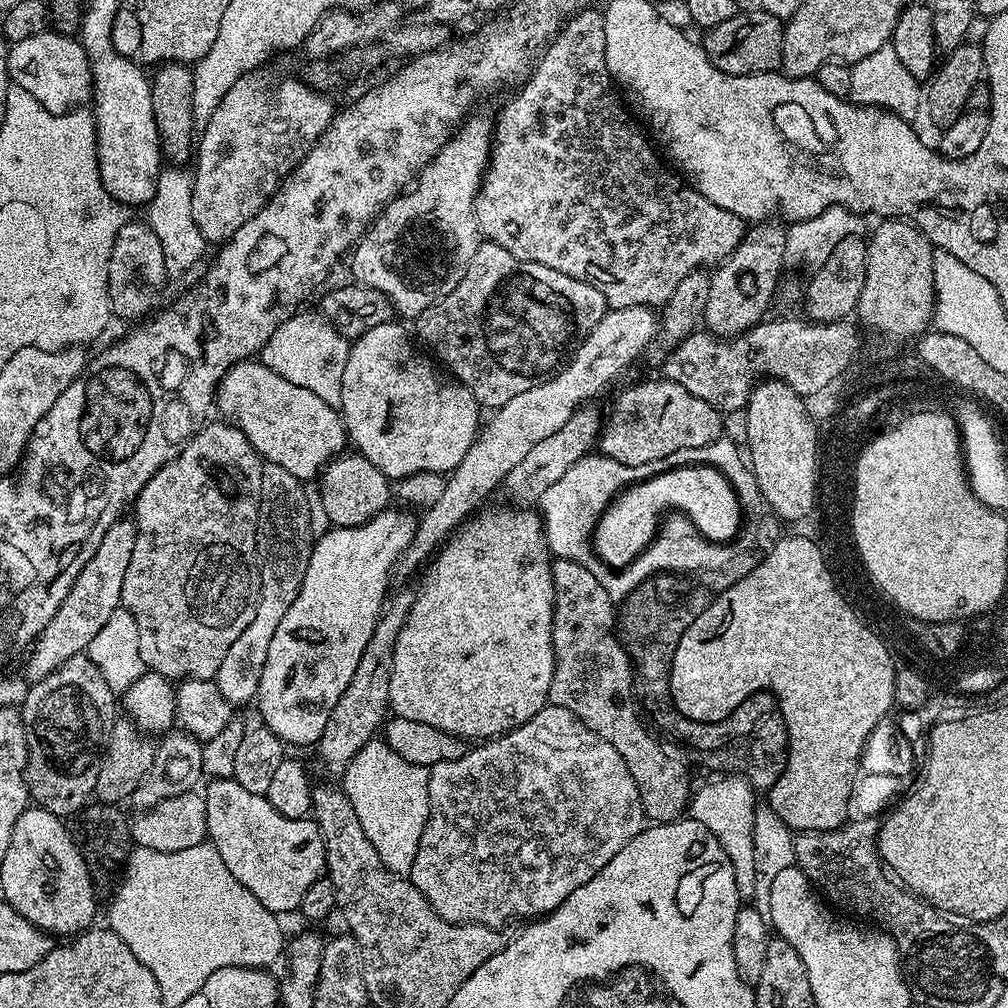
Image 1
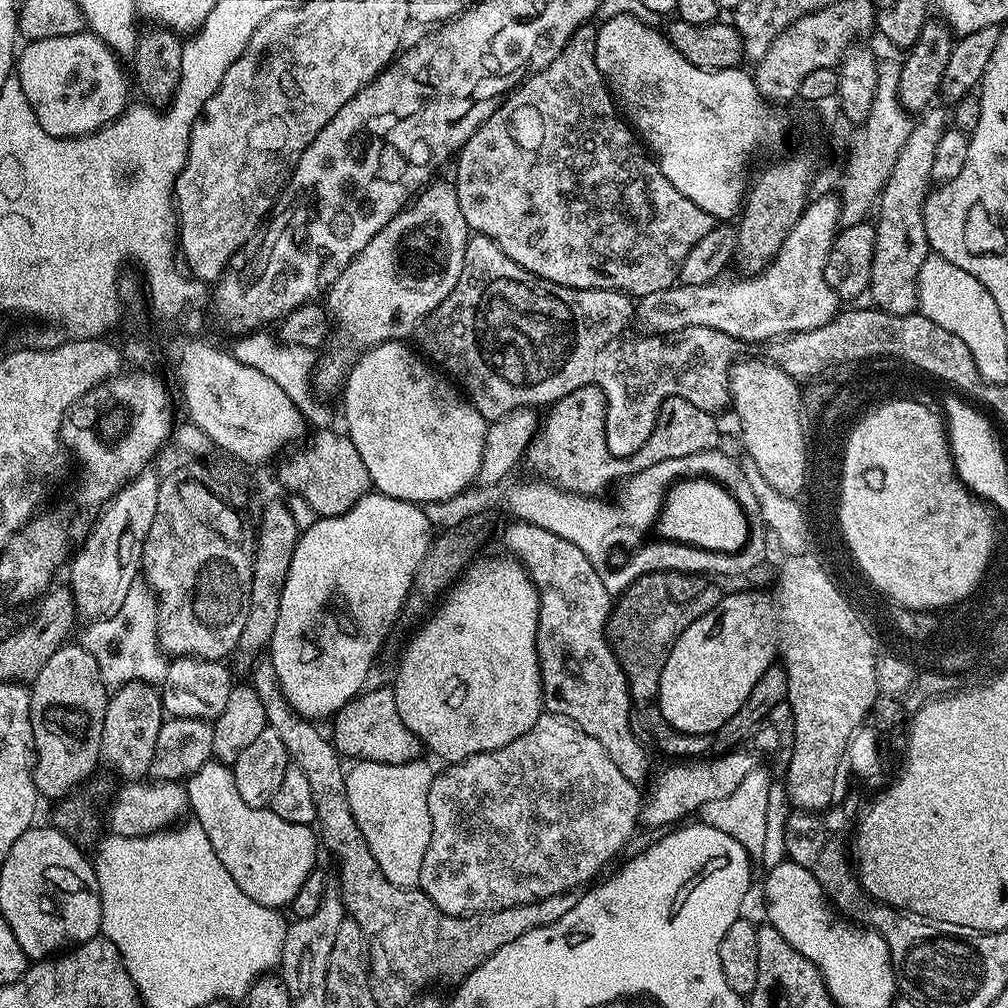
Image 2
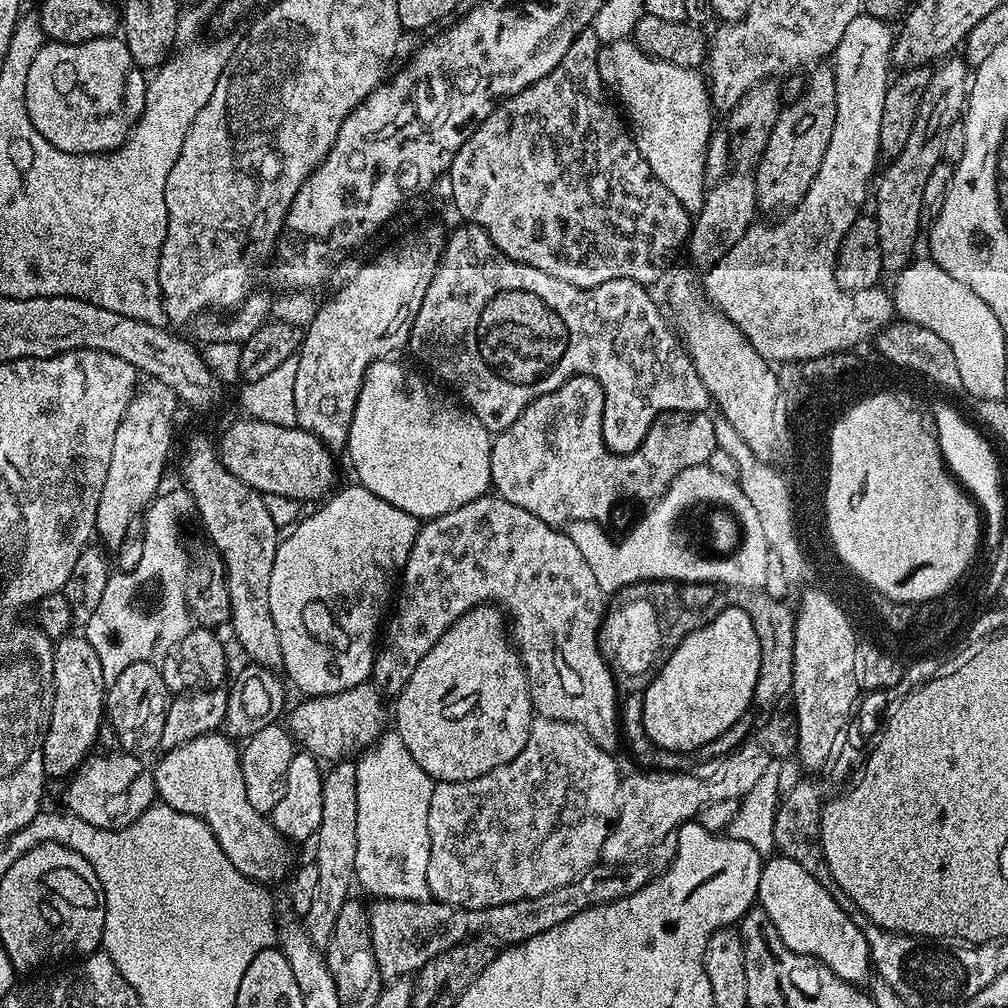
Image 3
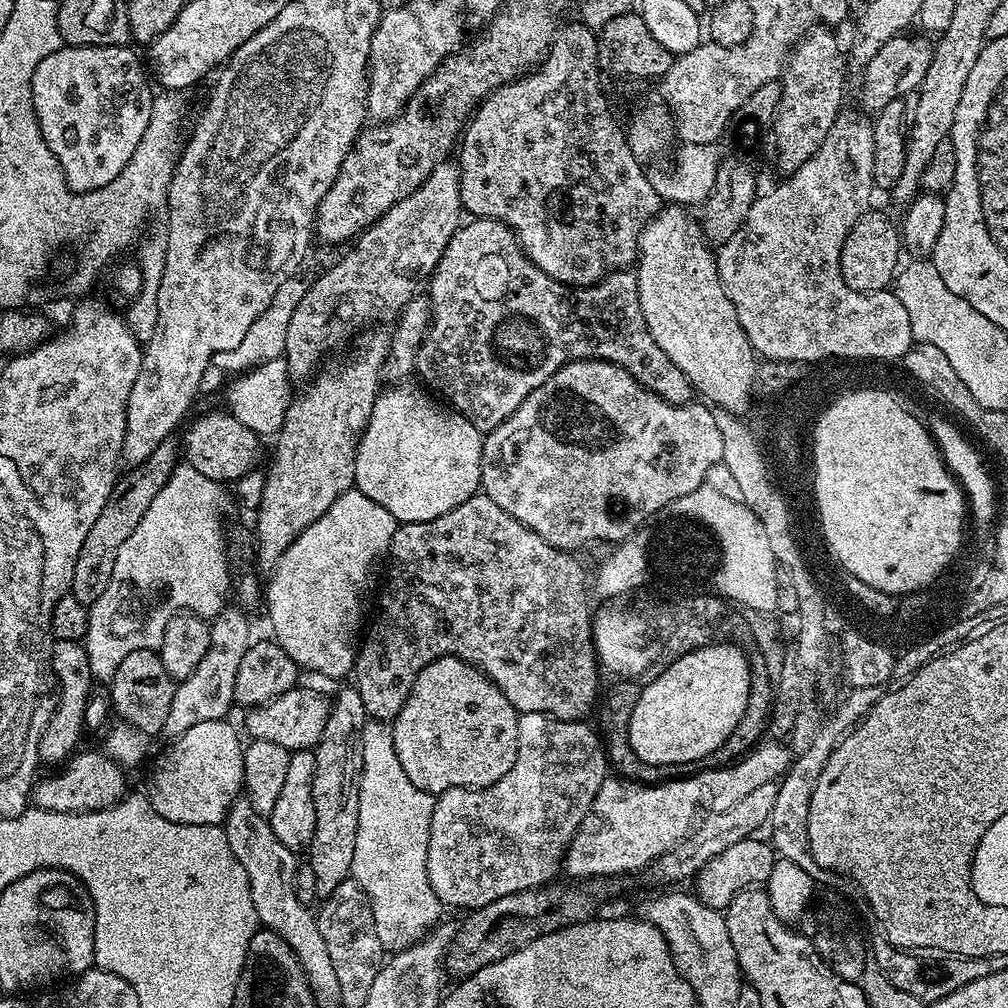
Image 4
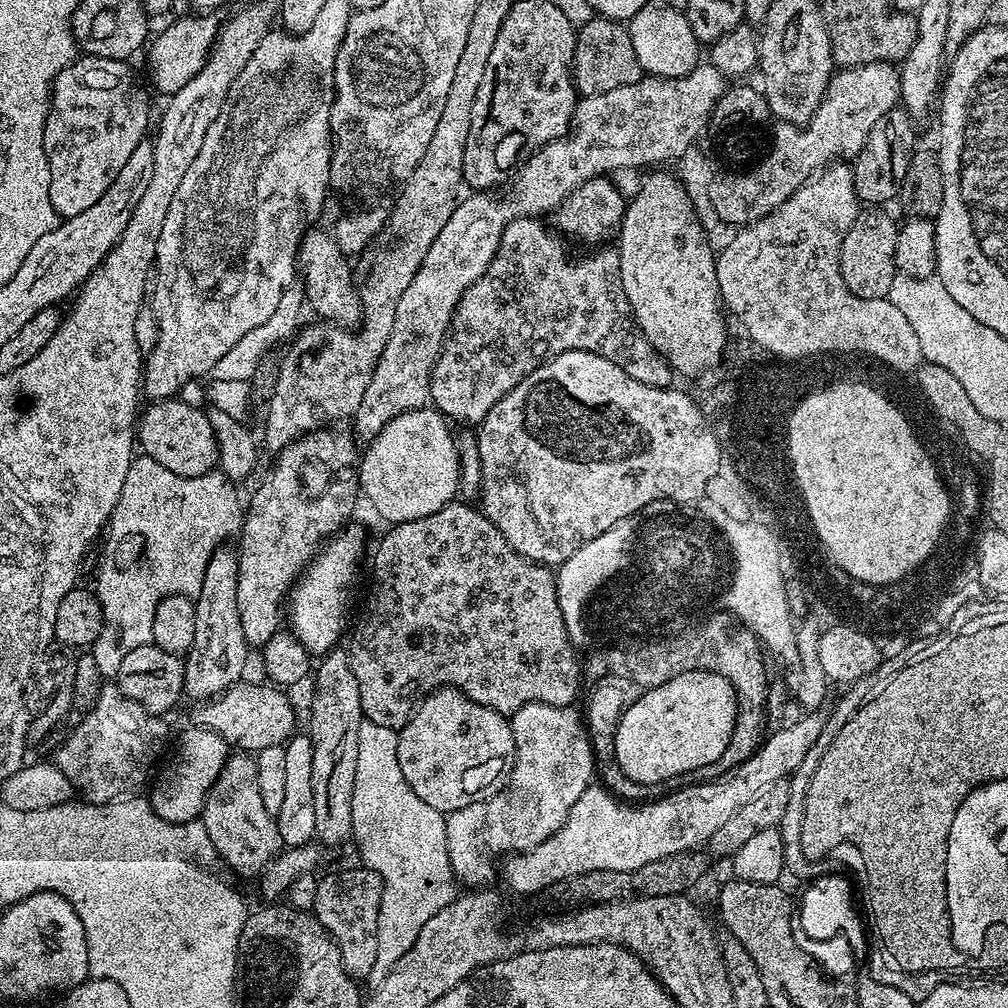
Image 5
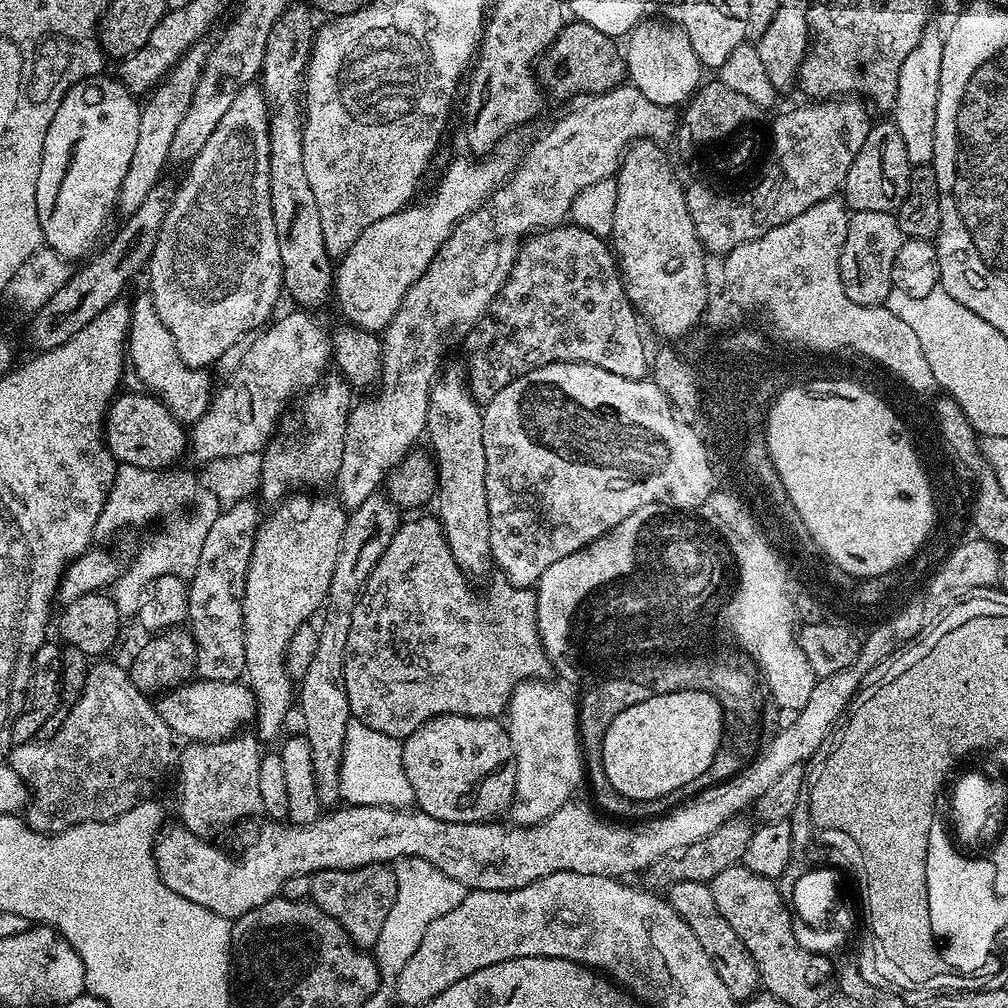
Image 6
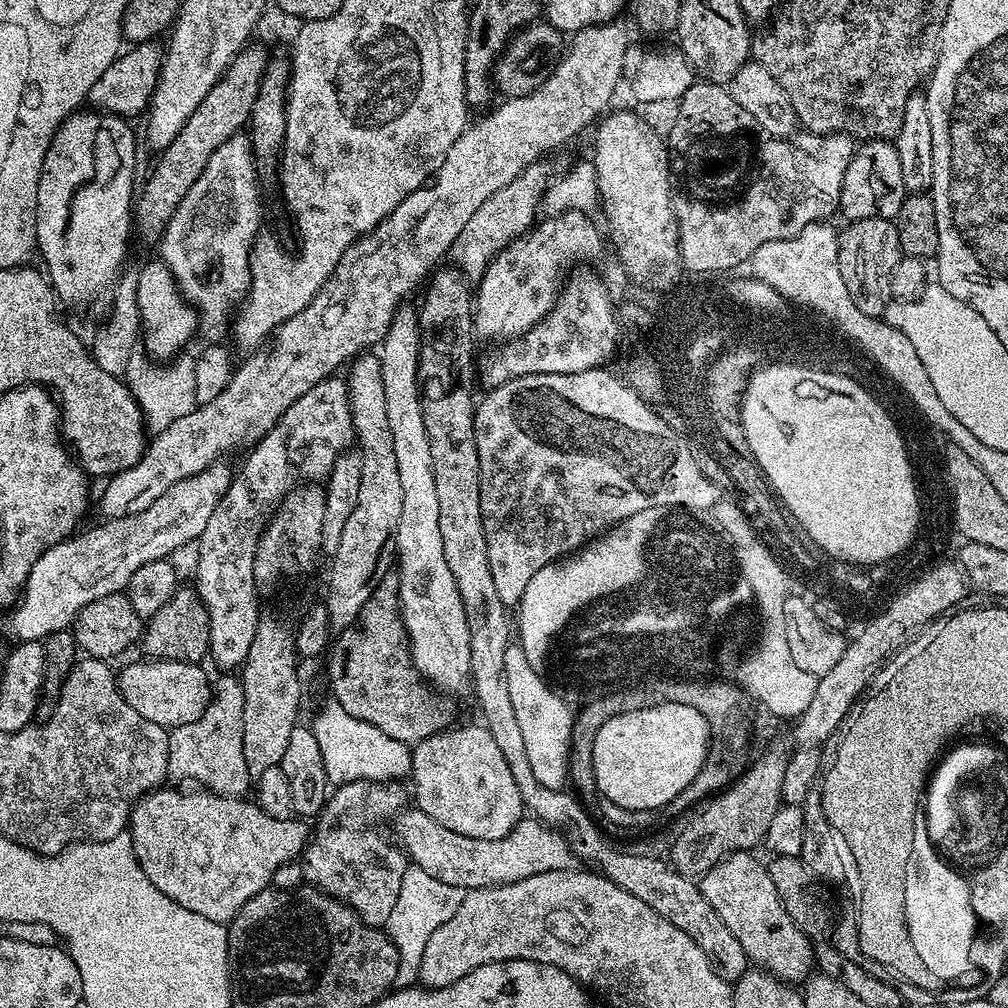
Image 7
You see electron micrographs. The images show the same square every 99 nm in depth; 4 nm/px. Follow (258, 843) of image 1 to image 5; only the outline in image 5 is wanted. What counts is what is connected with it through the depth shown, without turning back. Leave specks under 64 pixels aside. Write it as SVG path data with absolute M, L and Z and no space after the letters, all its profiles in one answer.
M192 726L189 732L180 736L180 745L172 756L172 761L159 769L154 783L151 785L152 796L150 803L154 814L171 824L185 824L197 819L204 811L204 803L208 792L212 789L213 782L224 769L224 764L230 755L230 746L218 734L214 734L208 728Z

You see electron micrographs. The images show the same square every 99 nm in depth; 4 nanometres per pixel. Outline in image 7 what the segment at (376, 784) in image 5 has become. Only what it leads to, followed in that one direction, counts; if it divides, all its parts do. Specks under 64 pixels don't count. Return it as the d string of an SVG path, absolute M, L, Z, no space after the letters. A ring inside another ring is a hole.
M328 702L317 714L316 721L311 721L310 727L318 738L318 746L322 746L329 785L339 786L355 780L403 781L412 771L412 748L409 745L390 738L390 734L382 734L378 726L362 722L362 718L354 718L354 714L346 714L340 704ZM410 866L402 878L402 890L398 890L398 902L394 902L394 911L386 925L388 936L394 942L398 950L398 978L395 987L397 989L411 988L419 981L420 967L422 966L422 954L426 951L426 942L442 922L450 922L454 918L454 910L462 906L462 898L465 889L446 886L438 878L430 878L426 870Z

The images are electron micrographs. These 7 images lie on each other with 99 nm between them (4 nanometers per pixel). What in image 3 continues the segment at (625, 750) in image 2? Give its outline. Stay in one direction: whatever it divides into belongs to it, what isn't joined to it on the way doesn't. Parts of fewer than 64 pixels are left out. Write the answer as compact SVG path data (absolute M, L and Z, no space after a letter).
M495 494L479 496L477 500L466 502L441 516L425 519L420 524L420 533L414 538L414 546L410 550L408 561L404 563L404 567L399 573L398 595L395 597L394 607L387 617L386 627L383 629L382 639L376 650L376 657L372 660L371 683L375 684L378 691L385 697L399 696L400 691L406 686L406 682L410 682L410 674L414 674L414 666L418 666L418 662L422 662L422 658L426 658L430 646L434 646L434 642L438 642L438 638L443 632L454 622L458 622L458 618L462 618L462 614L466 614L471 608L476 607L478 602L495 602L506 613L506 620L510 625L510 639L516 651L520 653L520 660L524 664L524 673L528 675L528 689L532 699L533 713L546 720L565 720L568 724L576 724L602 751L615 753L616 747L620 744L620 738L622 738L621 709L618 707L616 680L612 677L612 669L608 666L598 635L600 625L604 623L606 594L598 586L598 578L594 578L594 570L590 570L586 558L578 551L578 546L574 546L567 531L542 522L542 518L530 514L530 510L522 510L522 506L514 506L514 502L506 502Z

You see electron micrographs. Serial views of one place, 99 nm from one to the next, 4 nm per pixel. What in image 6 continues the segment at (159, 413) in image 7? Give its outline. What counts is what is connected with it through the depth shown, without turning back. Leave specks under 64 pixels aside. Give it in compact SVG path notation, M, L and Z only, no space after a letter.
M146 312L143 318L136 316L131 319L126 356L145 387L163 401L181 423L193 424L200 420L211 404L214 392L209 373L205 369L190 368L182 362L173 335L155 313Z

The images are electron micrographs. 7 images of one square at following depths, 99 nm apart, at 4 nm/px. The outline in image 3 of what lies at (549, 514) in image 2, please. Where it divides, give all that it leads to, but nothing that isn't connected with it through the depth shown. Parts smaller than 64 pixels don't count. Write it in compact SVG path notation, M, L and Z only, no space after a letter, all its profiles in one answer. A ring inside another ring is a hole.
M707 464L690 466L679 472L670 482L667 490L649 507L652 509L633 526L632 533L621 544L615 544L600 529L603 527L594 520L573 520L567 525L566 531L574 542L574 546L578 546L578 551L586 558L590 570L594 570L594 578L598 578L598 586L605 594L615 594L621 588L627 588L645 580L672 582L677 579L676 572L684 572L686 579L701 580L704 584L753 588L760 586L766 580L764 534L761 532L756 512L738 488L739 485L735 479L723 477ZM706 498L724 500L730 508L734 508L742 516L742 522L744 522L744 526L740 528L742 546L736 546L738 550L734 550L734 554L726 554L723 558L709 558L708 548L706 548L699 553L699 558L692 554L684 555L682 554L685 551L684 547L674 538L670 538L674 516L678 516L678 512L688 502L700 502Z

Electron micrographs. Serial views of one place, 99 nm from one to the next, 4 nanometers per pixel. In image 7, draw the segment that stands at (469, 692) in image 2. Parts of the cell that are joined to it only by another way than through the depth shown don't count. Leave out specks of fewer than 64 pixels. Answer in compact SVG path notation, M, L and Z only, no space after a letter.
M480 722L468 724L465 728L450 728L436 731L412 748L410 788L414 793L415 807L430 814L430 818L446 826L446 830L454 830L454 834L486 840L506 838L506 834L510 834L510 830L514 830L514 826L525 815L526 809L522 794L518 794L514 774L510 774L510 766L506 766L506 758L502 758L498 742L494 742L494 734L490 734L490 730Z

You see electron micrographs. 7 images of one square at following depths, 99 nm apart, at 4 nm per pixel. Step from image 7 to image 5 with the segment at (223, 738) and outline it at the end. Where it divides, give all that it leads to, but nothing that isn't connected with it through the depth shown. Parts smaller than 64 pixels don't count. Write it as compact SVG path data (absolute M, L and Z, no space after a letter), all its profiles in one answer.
M229 755L208 792L202 823L210 842L214 842L217 857L223 863L225 860L240 876L259 877L282 851L276 817L271 816L262 803L262 793L258 791L258 766L251 755Z

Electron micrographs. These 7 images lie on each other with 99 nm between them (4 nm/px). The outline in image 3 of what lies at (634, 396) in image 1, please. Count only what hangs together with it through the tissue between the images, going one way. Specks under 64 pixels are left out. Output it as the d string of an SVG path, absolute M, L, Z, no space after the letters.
M575 376L567 380L558 390L550 390L550 394L530 402L530 406L526 406L522 410L522 414L518 414L515 422L506 431L499 433L493 439L492 453L490 454L490 474L492 475L491 487L494 489L495 495L502 497L506 502L514 502L514 506L522 506L522 510L530 510L530 514L542 518L542 522L553 526L567 526L573 520L604 522L604 519L611 514L612 507L619 500L648 500L647 502L655 502L667 490L670 482L679 472L686 470L690 466L707 464L708 459L711 457L711 452L717 448L714 436L714 422L708 412L666 412L664 415L659 416L650 426L650 430L646 434L642 446L638 446L638 450L634 450L628 456L617 456L609 452L602 443L602 412L598 407L597 396L598 385L596 381L589 376Z

